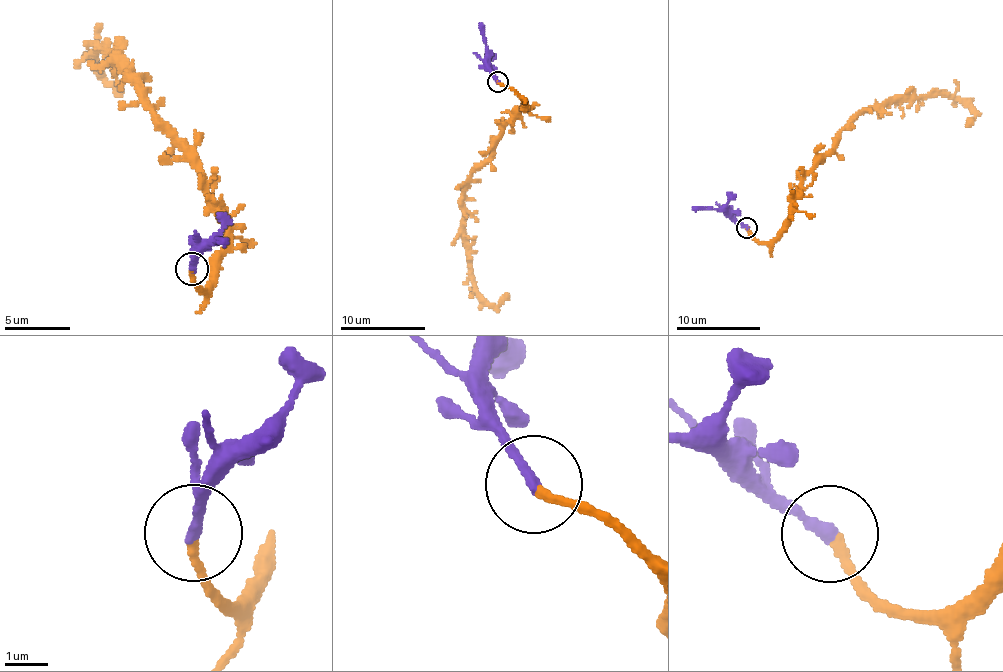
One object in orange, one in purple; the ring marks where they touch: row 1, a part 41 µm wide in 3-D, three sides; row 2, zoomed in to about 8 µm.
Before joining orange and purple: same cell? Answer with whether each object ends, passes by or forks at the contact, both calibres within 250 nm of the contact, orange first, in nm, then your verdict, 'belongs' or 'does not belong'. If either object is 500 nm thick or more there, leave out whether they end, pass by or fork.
orange ends; purple ends; calibres 200 and 260 nm; belongs

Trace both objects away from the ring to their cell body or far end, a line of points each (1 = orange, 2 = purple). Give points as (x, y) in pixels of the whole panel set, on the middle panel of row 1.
1: (498, 81), (526, 109), (474, 170), (463, 213), (474, 290), (498, 306), (508, 293)
2: (497, 81), (487, 55), (484, 27), (479, 23)

